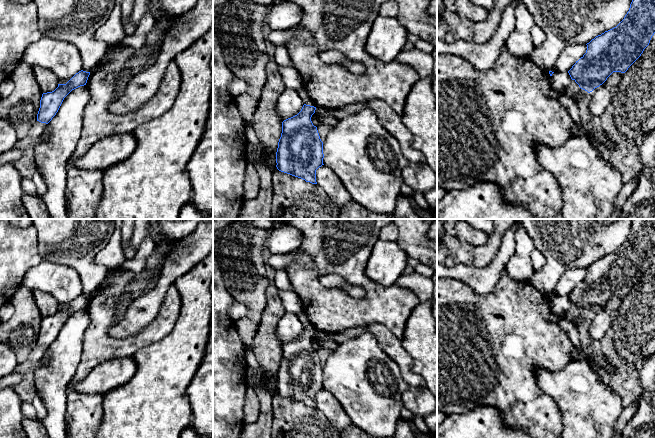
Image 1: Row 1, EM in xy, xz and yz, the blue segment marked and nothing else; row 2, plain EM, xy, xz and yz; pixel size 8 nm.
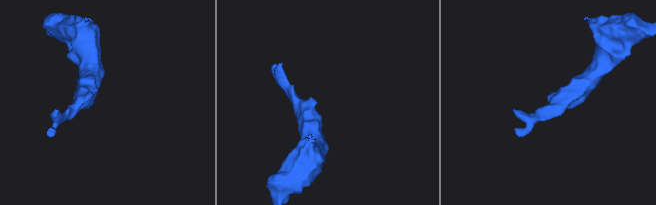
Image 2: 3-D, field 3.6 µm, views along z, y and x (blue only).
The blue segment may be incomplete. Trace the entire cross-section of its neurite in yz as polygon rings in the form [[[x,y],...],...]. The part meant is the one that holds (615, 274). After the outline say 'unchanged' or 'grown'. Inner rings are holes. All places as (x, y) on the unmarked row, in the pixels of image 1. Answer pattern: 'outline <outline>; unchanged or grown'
outline [[[632,219],[629,235],[614,252],[587,267],[586,277],[568,295],[581,313],[592,316],[613,296],[625,297],[655,257],[655,219]]]; unchanged

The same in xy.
outline [[[79,295],[66,308],[58,308],[52,315],[43,317],[40,324],[40,332],[37,345],[48,348],[58,336],[64,322],[74,313],[87,307],[90,296]]]; unchanged

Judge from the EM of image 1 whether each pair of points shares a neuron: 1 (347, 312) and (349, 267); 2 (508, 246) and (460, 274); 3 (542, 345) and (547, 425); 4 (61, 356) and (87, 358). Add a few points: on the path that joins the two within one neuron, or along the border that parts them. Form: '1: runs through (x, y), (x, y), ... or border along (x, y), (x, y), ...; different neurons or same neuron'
1: runs through (360, 308), (369, 299), (369, 287), (362, 280); same neuron
2: runs through (501, 259), (487, 273), (473, 273); same neuron
3: runs through (527, 365), (527, 405); same neuron
4: border along (83, 335), (82, 355), (75, 374), (71, 379); different neurons

